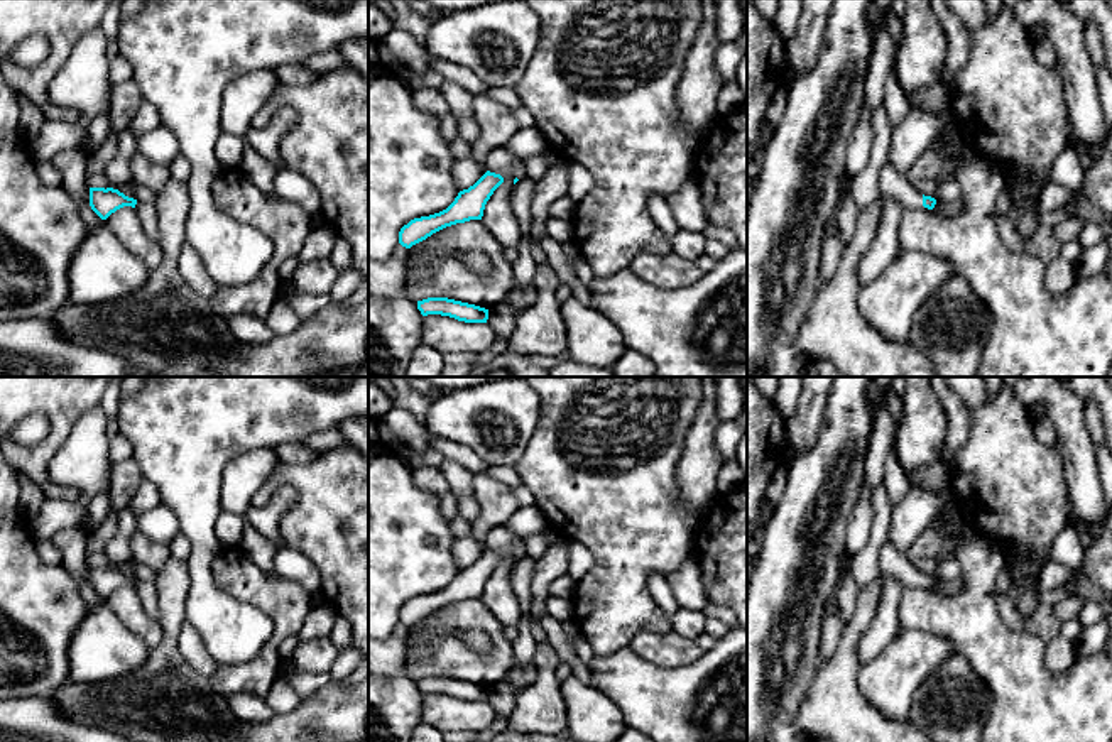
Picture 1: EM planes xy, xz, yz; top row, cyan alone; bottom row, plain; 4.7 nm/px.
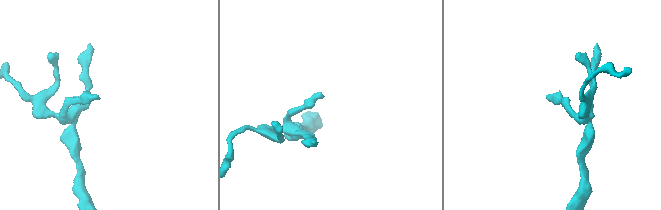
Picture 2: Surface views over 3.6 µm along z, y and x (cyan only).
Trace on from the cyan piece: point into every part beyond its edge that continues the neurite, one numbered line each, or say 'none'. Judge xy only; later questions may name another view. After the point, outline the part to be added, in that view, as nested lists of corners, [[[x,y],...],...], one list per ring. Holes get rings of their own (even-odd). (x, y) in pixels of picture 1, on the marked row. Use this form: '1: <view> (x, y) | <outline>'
none

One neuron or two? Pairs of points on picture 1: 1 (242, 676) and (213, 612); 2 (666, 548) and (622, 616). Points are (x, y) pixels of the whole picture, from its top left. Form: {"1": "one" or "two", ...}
{"1": "two", "2": "one"}

